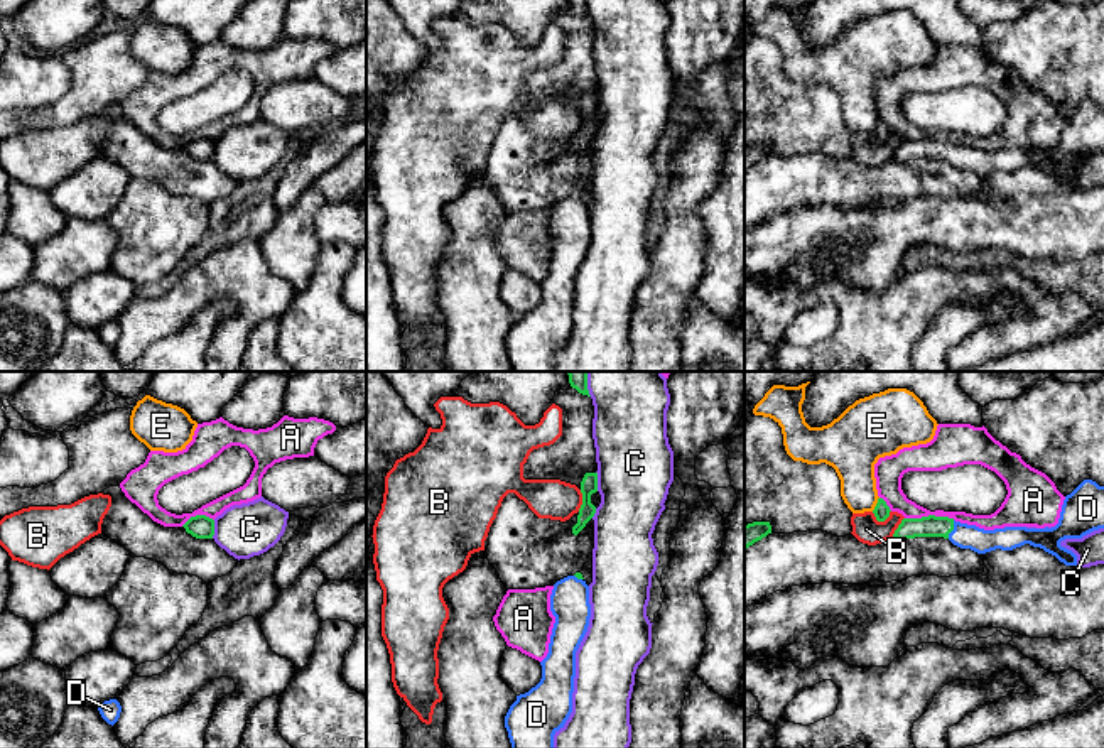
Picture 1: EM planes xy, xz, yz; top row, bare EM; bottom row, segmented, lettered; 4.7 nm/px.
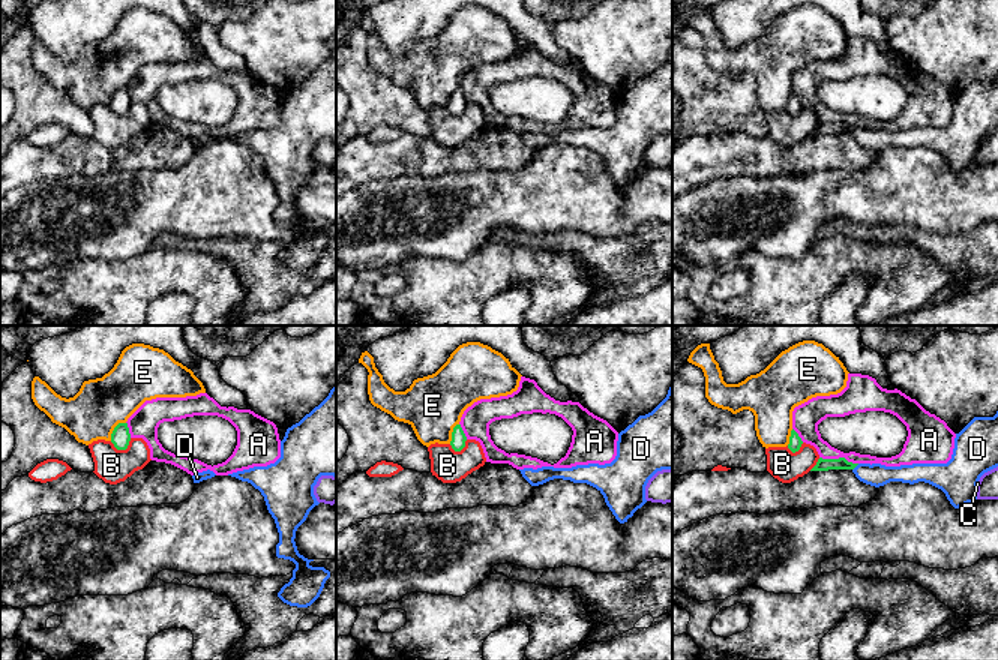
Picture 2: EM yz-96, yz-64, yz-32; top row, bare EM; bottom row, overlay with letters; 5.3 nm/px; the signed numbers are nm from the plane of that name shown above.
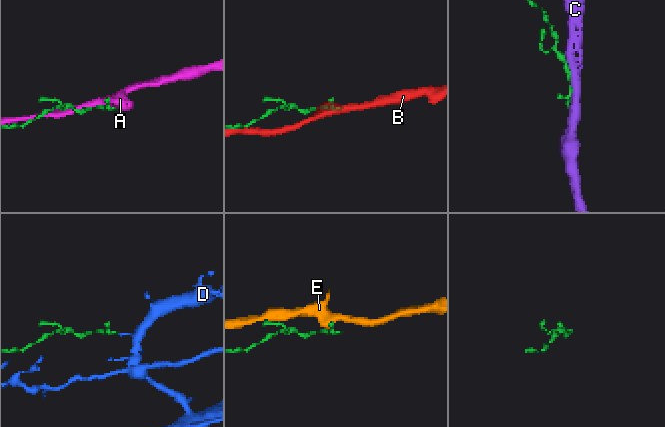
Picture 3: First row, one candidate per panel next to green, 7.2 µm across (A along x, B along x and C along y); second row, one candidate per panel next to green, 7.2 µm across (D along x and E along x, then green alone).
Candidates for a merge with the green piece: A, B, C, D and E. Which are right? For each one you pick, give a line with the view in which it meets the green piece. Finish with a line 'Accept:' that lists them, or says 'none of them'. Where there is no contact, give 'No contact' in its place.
D: Touches green in yz
Accept: D

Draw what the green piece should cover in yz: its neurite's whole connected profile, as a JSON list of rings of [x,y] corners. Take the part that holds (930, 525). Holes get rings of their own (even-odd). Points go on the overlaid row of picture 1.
[[[1084,480],[1065,496],[1058,523],[1052,528],[1004,527],[984,530],[949,517],[928,515],[922,518],[903,518],[893,537],[900,540],[944,537],[954,545],[971,549],[977,554],[996,549],[1013,550],[1030,544],[1055,556],[1065,566],[1077,566],[1077,556],[1062,547],[1060,542],[1065,539],[1082,539],[1099,528],[1104,528],[1104,486],[1099,486],[1092,480]]]

